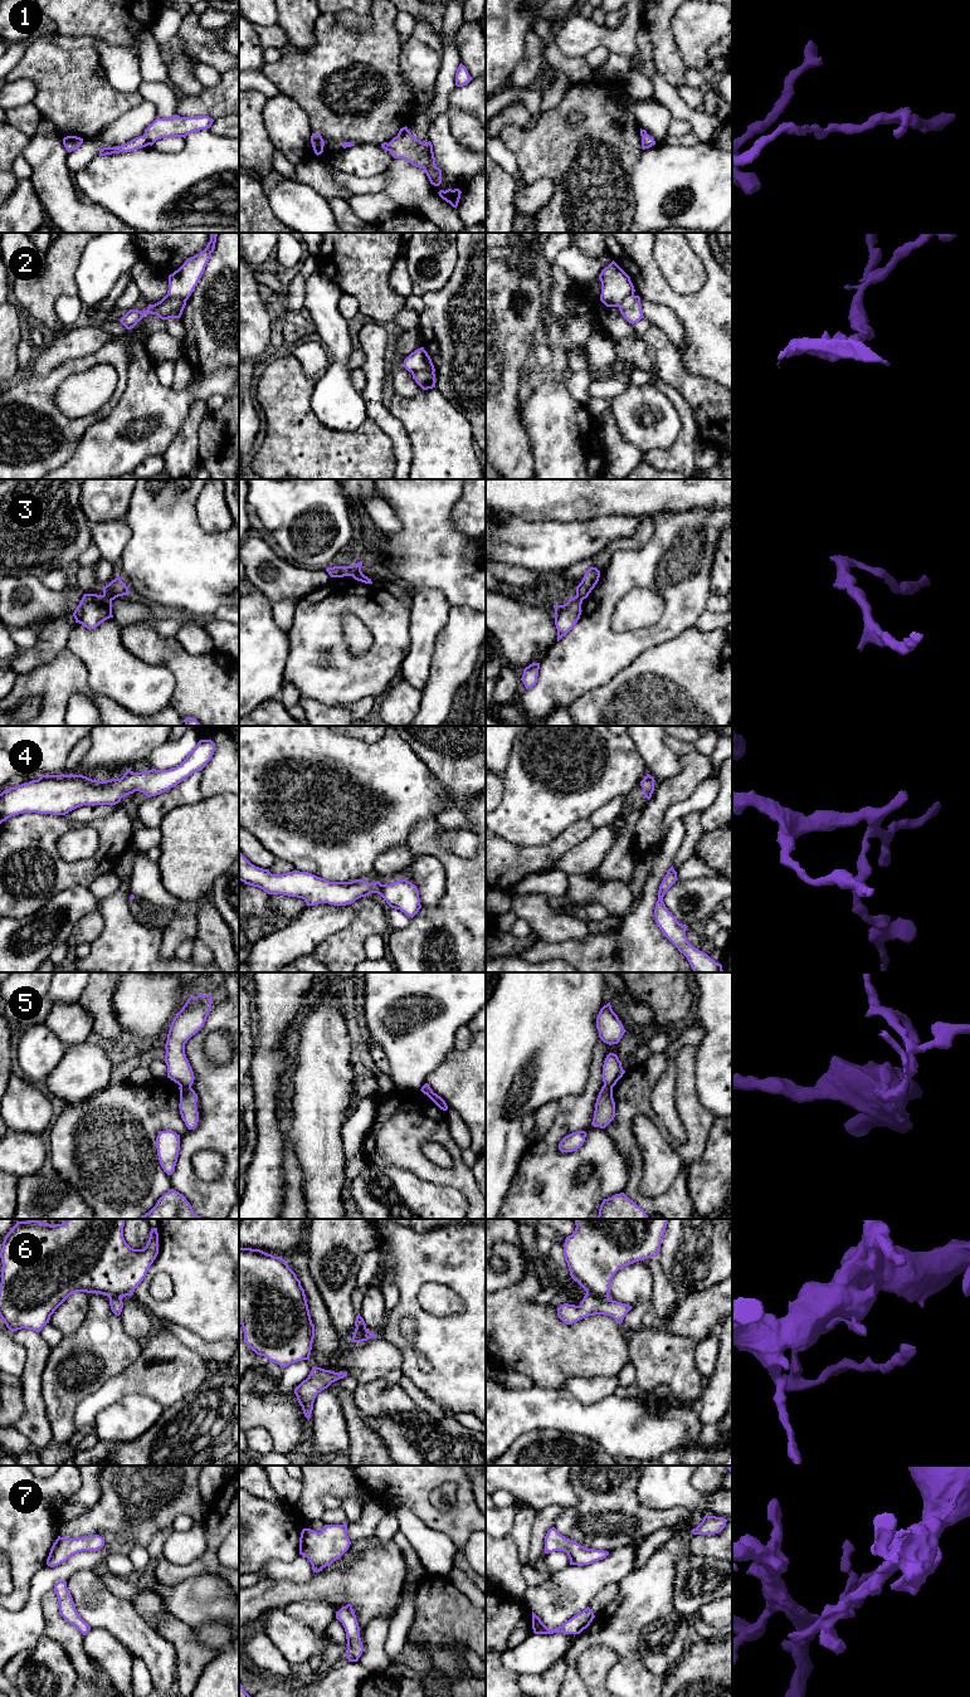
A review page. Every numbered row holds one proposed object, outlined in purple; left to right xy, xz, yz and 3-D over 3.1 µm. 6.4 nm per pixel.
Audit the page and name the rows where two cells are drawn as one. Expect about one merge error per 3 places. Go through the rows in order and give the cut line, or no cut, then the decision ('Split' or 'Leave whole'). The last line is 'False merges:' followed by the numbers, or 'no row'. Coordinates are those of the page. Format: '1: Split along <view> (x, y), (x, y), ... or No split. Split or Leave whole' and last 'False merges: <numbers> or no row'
1: No split. Leave whole
2: Split along xy (186, 298), (167, 298), (147, 310). Split
3: Split along xz (360, 567), (350, 575). Split
4: No split. Leave whole
5: Split along xy (180, 1084), (190, 1087). Split
6: Split along yz (586, 1291), (598, 1297), (608, 1298). Split
7: No split. Leave whole
False merges: 2, 3, 5, 6

